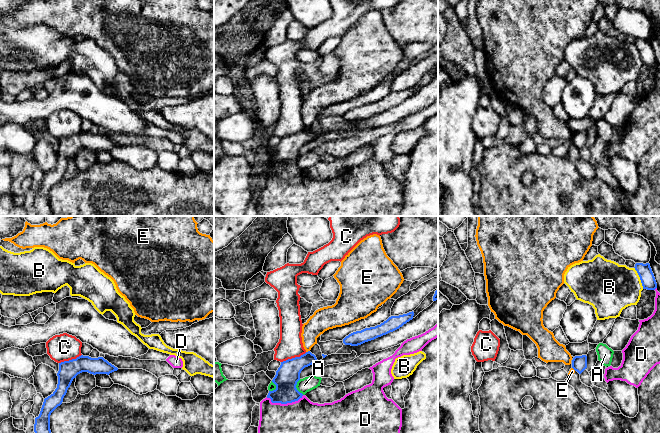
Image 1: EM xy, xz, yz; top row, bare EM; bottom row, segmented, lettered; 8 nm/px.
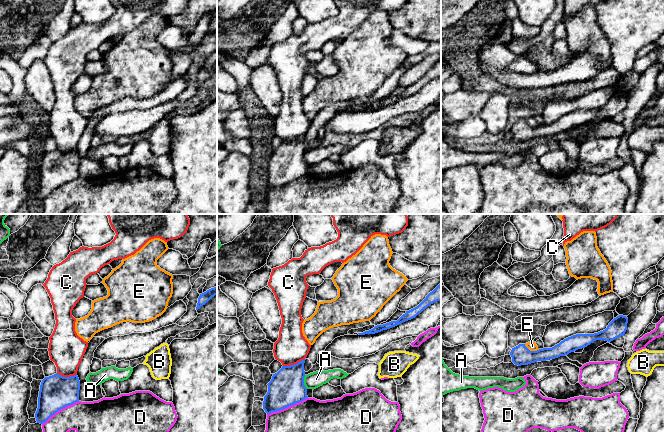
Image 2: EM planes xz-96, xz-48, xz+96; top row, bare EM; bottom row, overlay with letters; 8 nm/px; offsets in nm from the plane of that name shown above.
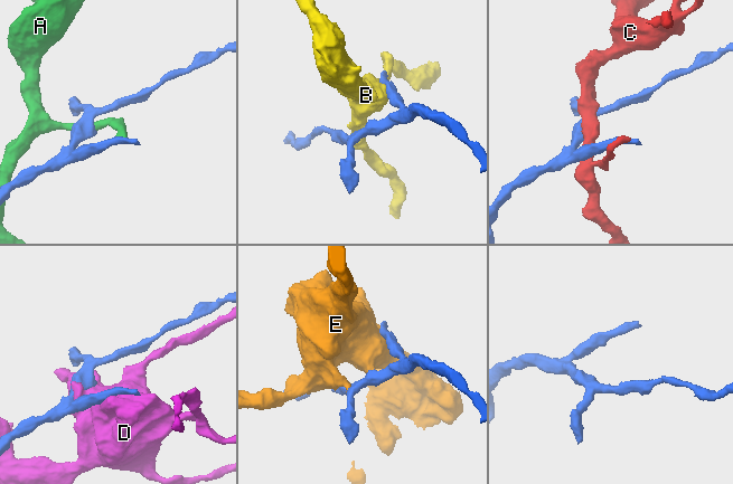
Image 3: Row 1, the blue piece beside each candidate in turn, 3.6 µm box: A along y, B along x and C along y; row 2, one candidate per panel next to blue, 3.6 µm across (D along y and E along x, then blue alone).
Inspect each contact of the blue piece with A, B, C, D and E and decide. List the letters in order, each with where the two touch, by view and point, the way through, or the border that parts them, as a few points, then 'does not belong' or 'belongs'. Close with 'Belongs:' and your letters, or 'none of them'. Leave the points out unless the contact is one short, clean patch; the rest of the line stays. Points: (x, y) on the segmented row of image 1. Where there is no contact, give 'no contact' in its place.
A: meets blue in xz at (295, 387); does not belong
B: meets blue in yz at (640, 278); does not belong
C: meets blue in xz at (293, 358); does not belong
D: meets blue in xz at (284, 403); does not belong
E: meets blue in xz at (308, 351); border along xz (309, 350), (306, 352); does not belong
Belongs: none of them

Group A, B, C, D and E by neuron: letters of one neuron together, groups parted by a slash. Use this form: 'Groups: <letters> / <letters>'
Groups: A / B / C / D / E

